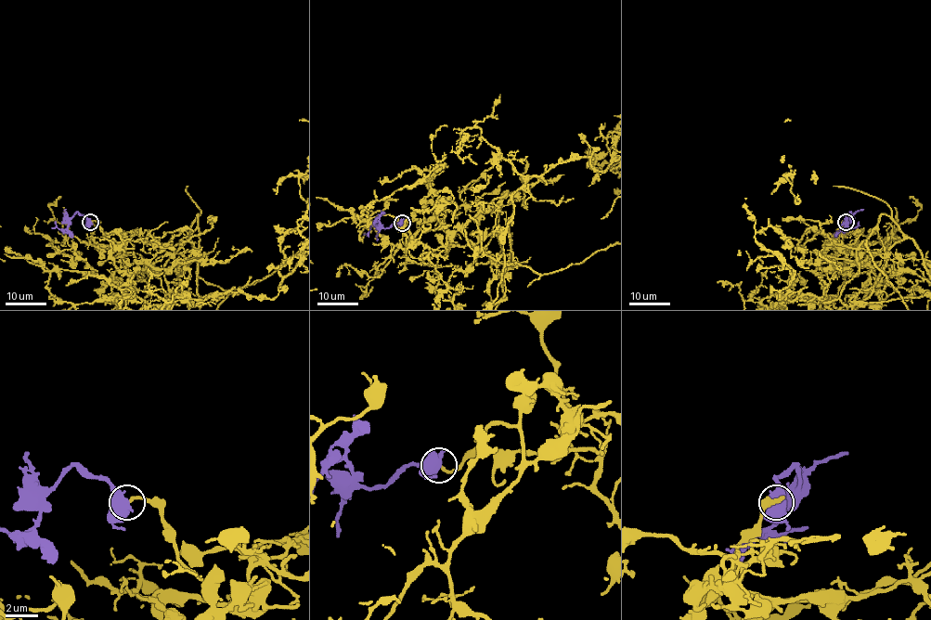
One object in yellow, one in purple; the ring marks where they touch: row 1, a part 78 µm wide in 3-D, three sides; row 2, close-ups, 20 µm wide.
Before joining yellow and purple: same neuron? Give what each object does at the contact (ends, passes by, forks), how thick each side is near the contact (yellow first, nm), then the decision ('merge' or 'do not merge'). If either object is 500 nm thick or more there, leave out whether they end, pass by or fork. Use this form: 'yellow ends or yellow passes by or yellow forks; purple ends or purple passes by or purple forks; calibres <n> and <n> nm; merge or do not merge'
calibres 180 and 750 nm; merge

